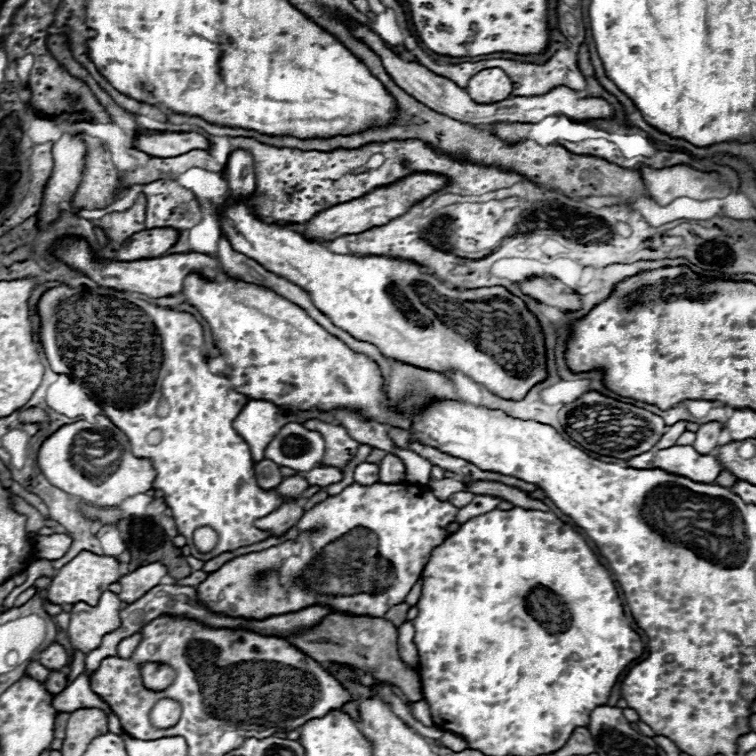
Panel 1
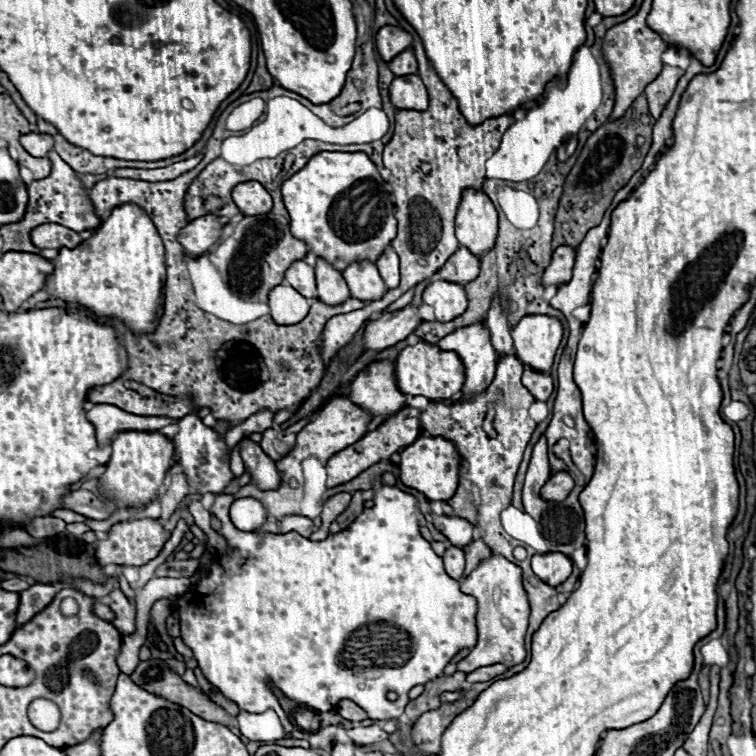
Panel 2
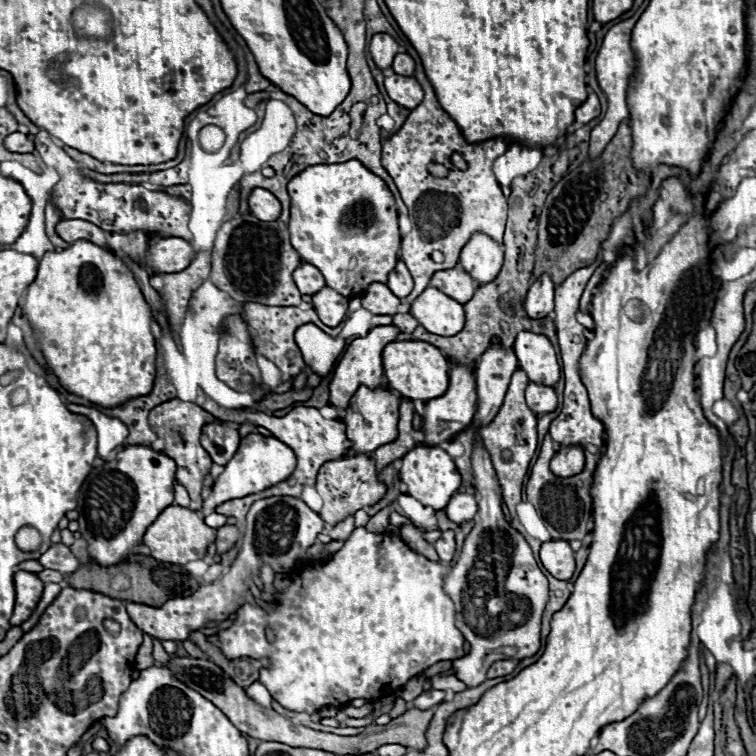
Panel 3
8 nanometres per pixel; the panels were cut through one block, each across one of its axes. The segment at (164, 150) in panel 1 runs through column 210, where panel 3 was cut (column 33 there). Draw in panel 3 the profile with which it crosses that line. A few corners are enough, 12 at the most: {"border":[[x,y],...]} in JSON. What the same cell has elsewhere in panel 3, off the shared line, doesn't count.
{"border":[[20,132],[6,136],[8,152],[30,154],[34,142]]}

